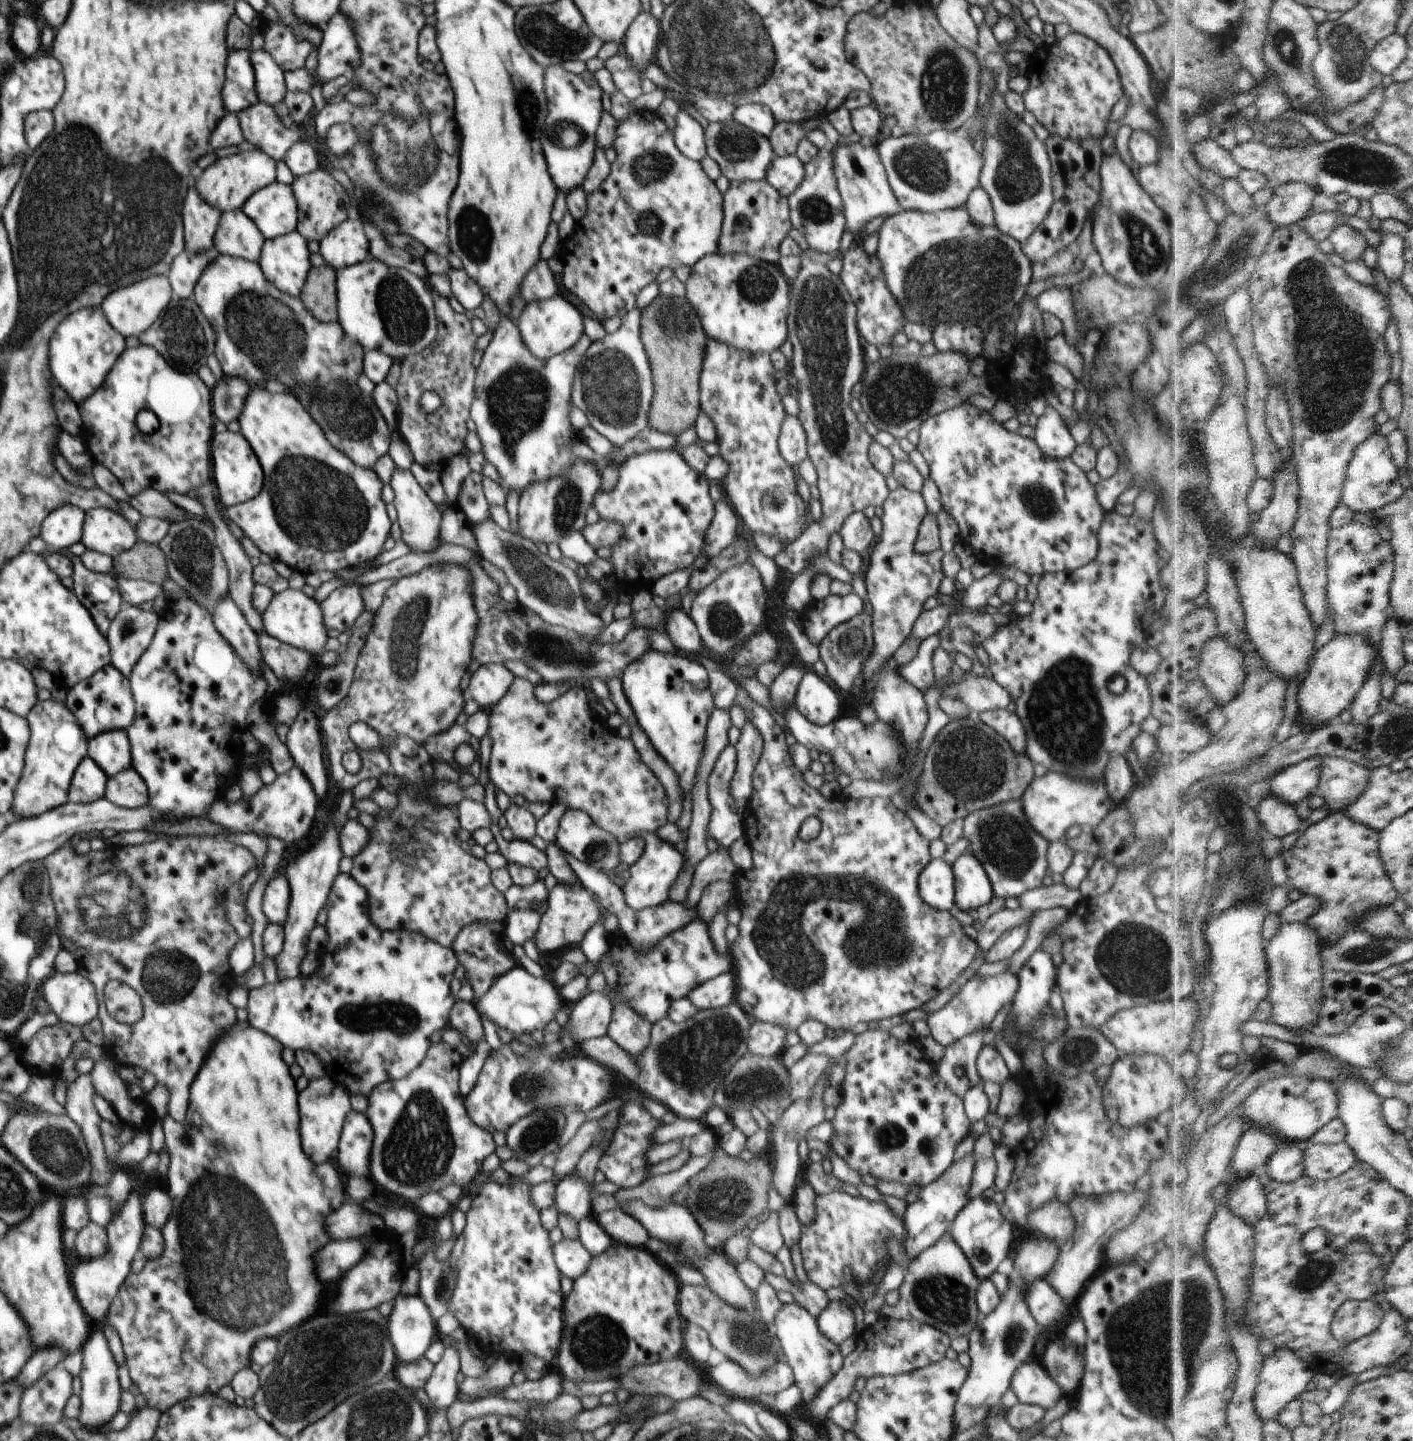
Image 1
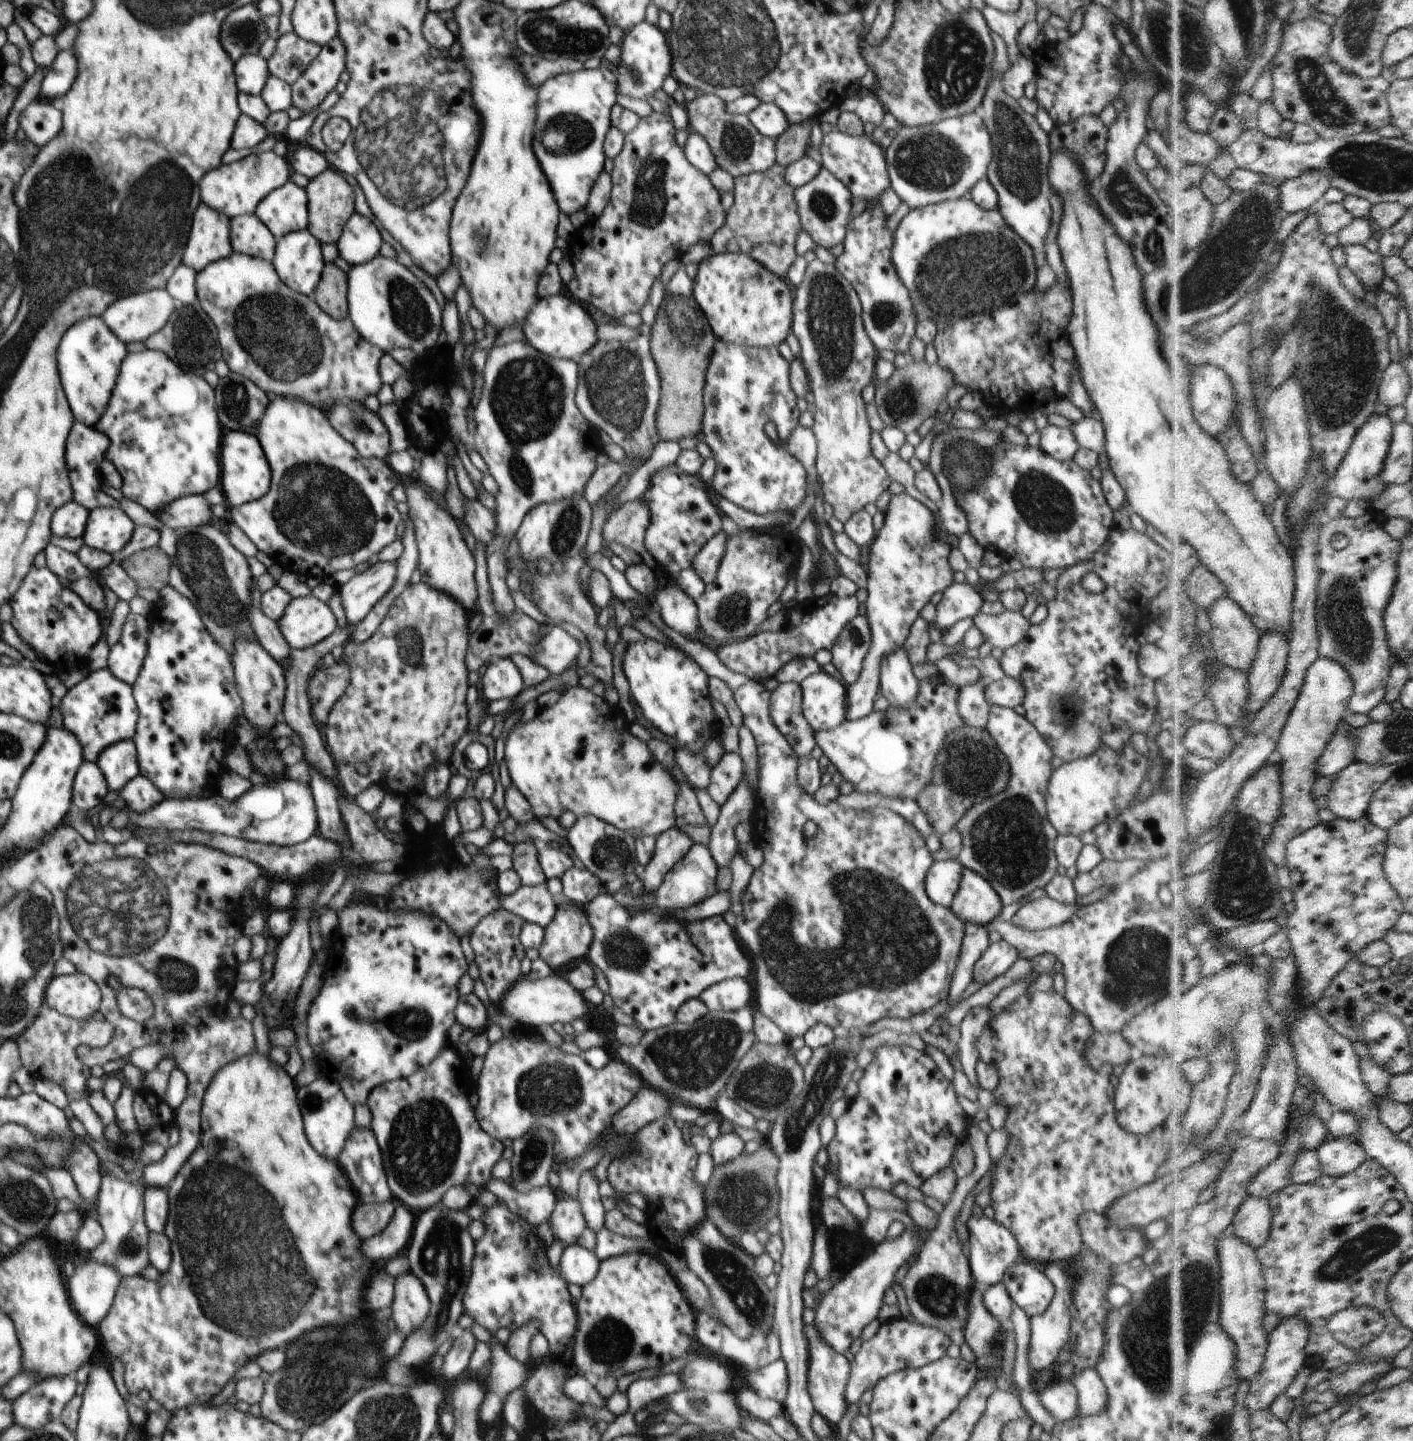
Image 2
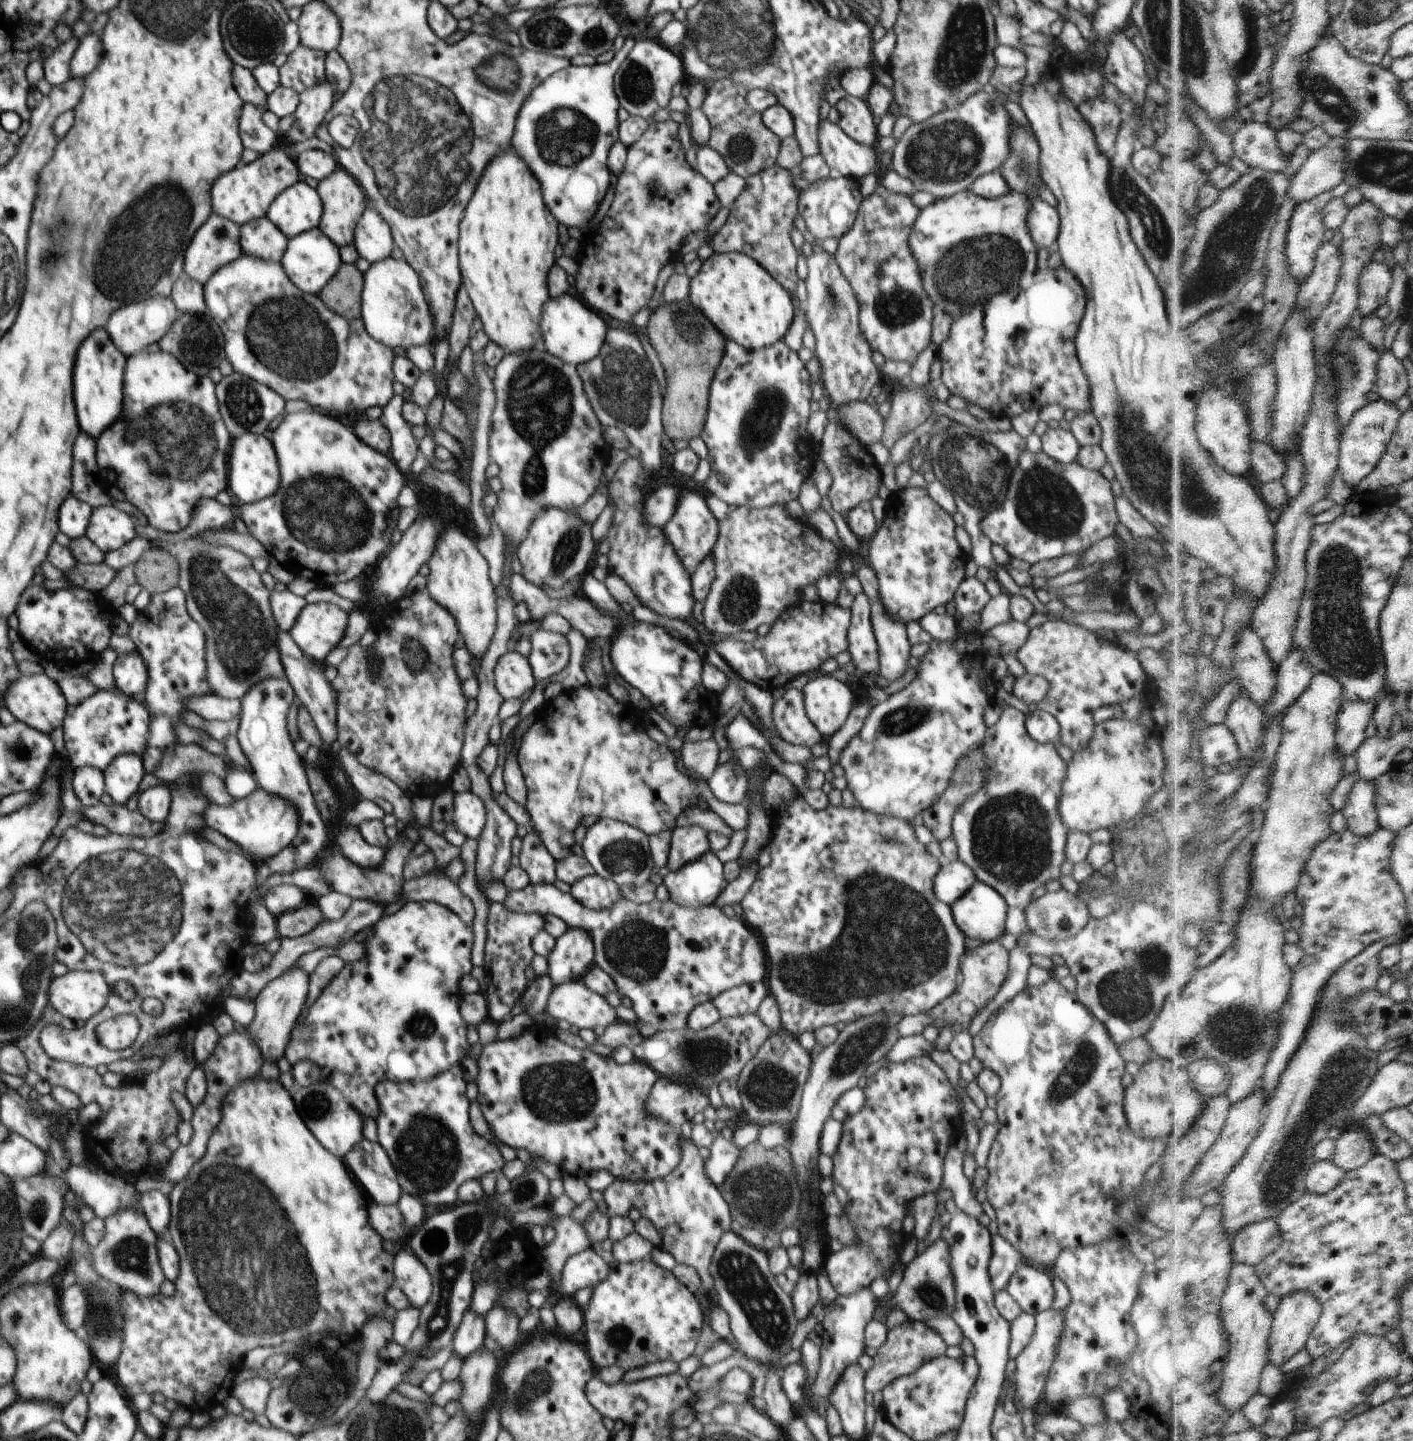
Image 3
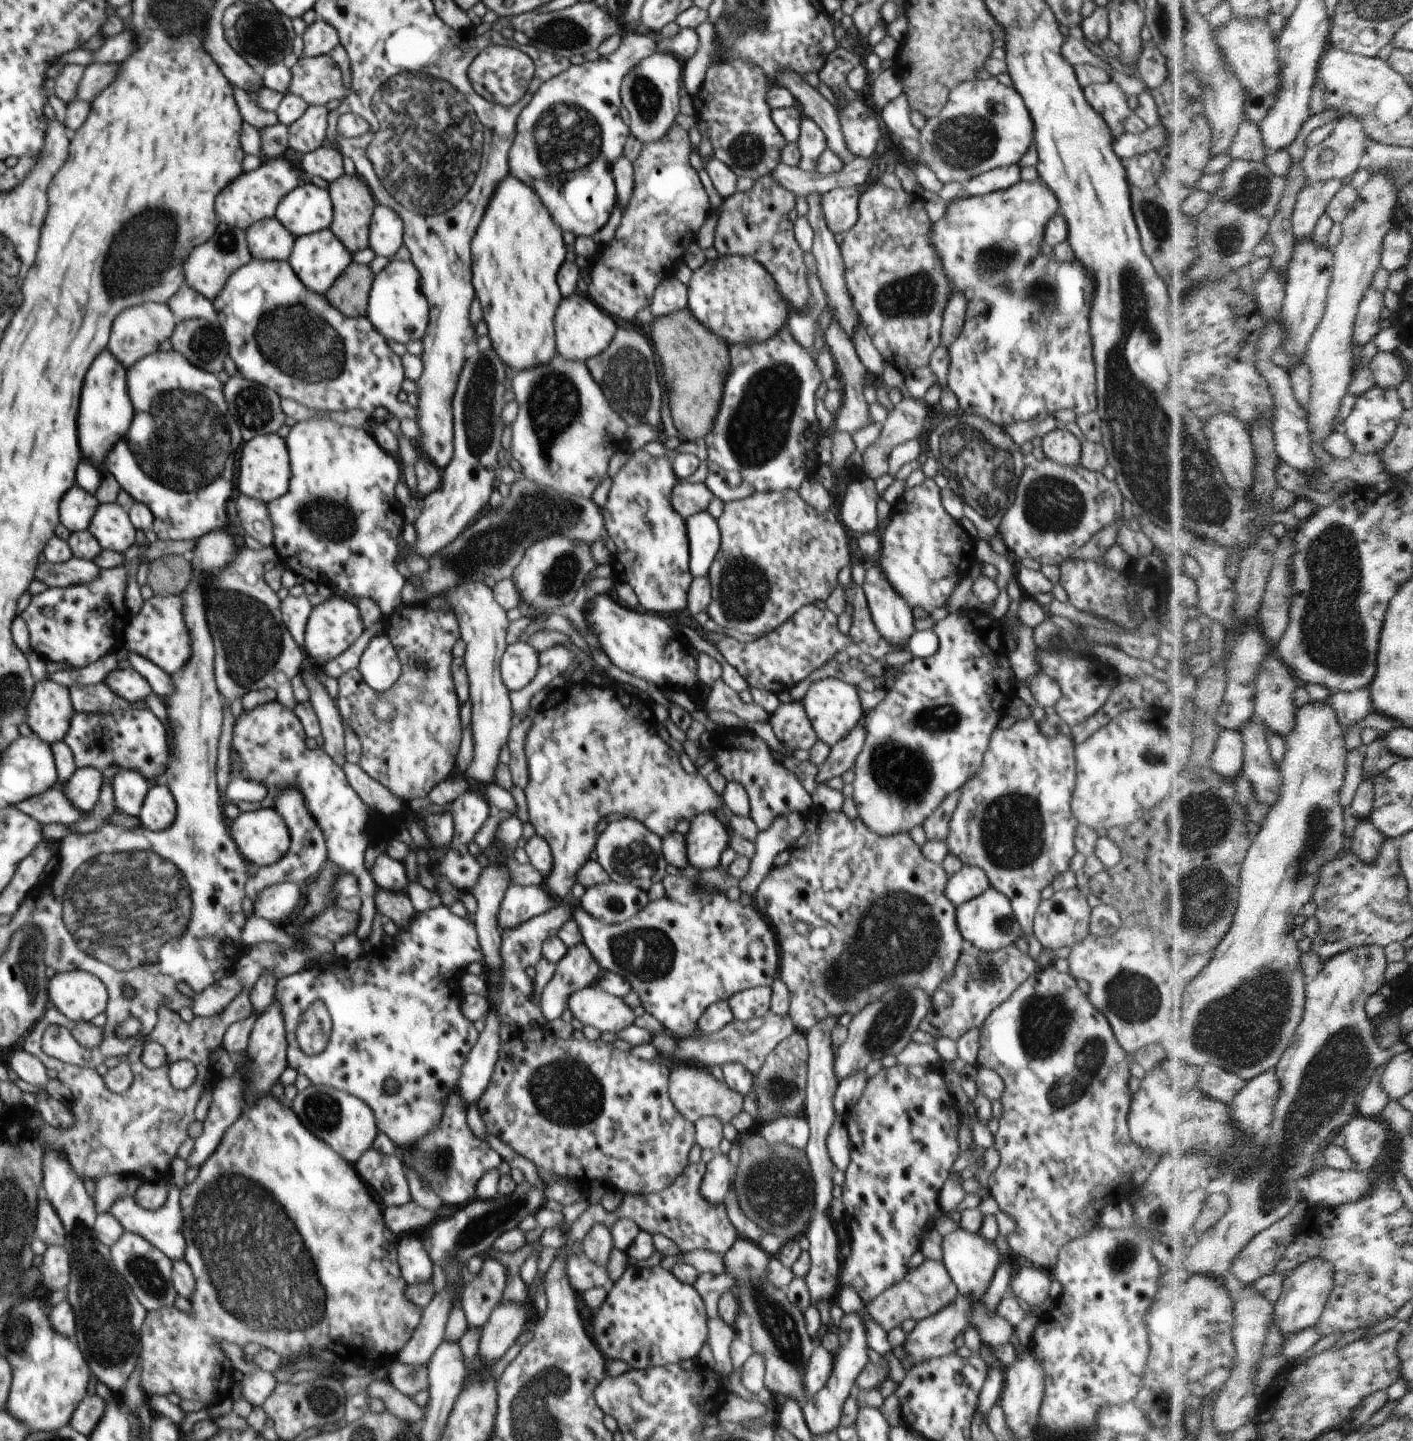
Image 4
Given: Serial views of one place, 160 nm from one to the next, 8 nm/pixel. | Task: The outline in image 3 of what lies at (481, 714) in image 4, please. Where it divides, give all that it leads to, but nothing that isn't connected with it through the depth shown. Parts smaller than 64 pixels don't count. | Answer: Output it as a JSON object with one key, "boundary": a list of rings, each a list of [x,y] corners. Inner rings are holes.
{"boundary":[[[451,524],[443,529],[434,554],[427,564],[430,567],[430,574],[427,576],[427,592],[454,617],[459,633],[464,638],[465,648],[470,651],[476,661],[481,661],[497,627],[497,594],[488,578],[488,562],[476,548],[476,543],[456,524]]]}

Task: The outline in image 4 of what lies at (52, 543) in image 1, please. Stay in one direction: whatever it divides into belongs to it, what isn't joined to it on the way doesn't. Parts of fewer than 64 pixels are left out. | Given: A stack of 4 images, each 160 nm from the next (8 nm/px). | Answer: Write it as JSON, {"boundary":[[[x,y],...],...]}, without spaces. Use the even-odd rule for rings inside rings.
{"boundary":[[[74,484],[60,502],[60,523],[71,533],[86,530],[99,504],[95,495]]]}

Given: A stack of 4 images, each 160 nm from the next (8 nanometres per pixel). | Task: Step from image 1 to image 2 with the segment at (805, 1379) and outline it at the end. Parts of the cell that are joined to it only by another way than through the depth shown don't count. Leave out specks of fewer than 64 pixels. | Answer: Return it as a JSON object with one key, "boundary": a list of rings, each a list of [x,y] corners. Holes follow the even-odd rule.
{"boundary":[[[804,1324],[804,1336],[808,1340],[808,1394],[818,1414],[822,1414],[830,1424],[838,1424],[849,1408],[844,1398],[844,1390],[850,1378],[850,1363],[844,1355],[838,1354],[834,1348],[830,1348],[820,1336],[812,1324]]]}

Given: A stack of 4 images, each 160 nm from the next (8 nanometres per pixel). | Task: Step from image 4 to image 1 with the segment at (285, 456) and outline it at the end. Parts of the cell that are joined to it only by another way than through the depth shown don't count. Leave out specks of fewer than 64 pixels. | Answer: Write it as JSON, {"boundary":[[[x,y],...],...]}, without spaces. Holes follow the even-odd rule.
{"boundary":[[[214,433],[211,440],[212,478],[220,492],[220,502],[228,506],[255,501],[263,489],[264,471],[260,461],[242,433]]]}

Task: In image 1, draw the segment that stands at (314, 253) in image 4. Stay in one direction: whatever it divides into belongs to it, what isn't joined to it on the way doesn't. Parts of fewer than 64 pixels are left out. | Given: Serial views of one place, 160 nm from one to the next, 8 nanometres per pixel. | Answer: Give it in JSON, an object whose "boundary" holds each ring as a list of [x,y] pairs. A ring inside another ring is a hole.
{"boundary":[[[296,230],[266,239],[258,264],[279,291],[299,297],[312,268],[310,255],[308,241]]]}

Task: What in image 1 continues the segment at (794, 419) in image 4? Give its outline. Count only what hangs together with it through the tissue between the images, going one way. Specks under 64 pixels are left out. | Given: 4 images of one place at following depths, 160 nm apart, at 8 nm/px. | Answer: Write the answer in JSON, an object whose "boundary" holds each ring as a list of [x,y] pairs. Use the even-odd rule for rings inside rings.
{"boundary":[[[708,338],[699,380],[699,403],[701,412],[714,423],[719,455],[727,462],[727,473],[719,484],[728,503],[753,532],[764,532],[791,543],[806,528],[806,506],[796,491],[796,474],[778,448],[781,426],[788,414],[776,391],[776,371],[769,354],[748,352]]]}

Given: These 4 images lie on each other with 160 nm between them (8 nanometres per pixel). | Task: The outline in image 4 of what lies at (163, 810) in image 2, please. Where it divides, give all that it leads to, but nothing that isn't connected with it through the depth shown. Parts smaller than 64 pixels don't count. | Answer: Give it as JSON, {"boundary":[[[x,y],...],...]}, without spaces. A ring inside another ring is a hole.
{"boundary":[[[275,808],[241,812],[236,820],[229,821],[229,823],[232,824],[231,835],[241,856],[258,868],[269,867],[277,863],[289,851],[291,845],[290,831],[285,820]]]}

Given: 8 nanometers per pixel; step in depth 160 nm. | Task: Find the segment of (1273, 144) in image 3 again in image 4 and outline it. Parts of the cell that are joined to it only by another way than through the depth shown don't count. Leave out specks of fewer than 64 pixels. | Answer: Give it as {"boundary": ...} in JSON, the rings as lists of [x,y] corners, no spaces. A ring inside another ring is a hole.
{"boundary":[[[1247,118],[1240,127],[1235,138],[1235,143],[1230,150],[1233,159],[1248,159],[1264,162],[1270,152],[1261,129],[1261,124]]]}

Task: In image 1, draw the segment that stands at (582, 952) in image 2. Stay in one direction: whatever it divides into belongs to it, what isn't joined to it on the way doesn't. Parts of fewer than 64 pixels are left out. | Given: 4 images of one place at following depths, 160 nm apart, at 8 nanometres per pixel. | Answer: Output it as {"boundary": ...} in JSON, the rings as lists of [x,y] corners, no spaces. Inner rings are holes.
{"boundary":[[[578,878],[572,884],[558,883],[549,891],[547,906],[542,912],[533,940],[541,953],[561,952],[570,949],[571,944],[579,946],[586,933],[600,920],[600,917],[601,908],[598,902],[593,900]]]}

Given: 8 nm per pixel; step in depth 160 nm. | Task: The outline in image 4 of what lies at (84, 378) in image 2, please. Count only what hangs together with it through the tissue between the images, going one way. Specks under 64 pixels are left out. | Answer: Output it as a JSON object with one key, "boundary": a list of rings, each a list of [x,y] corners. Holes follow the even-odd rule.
{"boundary":[[[106,348],[90,366],[86,374],[86,384],[82,390],[82,406],[80,406],[80,418],[78,418],[78,442],[80,442],[80,450],[84,454],[84,459],[102,469],[107,453],[120,439],[131,432],[132,422],[133,404],[128,392],[127,369]]]}

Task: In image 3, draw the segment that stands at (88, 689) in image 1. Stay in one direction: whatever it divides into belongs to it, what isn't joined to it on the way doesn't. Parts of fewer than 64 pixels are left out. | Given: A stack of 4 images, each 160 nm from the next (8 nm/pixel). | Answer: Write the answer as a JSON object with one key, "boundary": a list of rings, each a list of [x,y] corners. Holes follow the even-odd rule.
{"boundary":[[[116,688],[107,692],[100,689],[79,705],[69,705],[63,720],[65,754],[75,769],[105,768],[120,755],[136,755],[142,758],[149,739],[150,715],[146,707],[129,698]]]}

